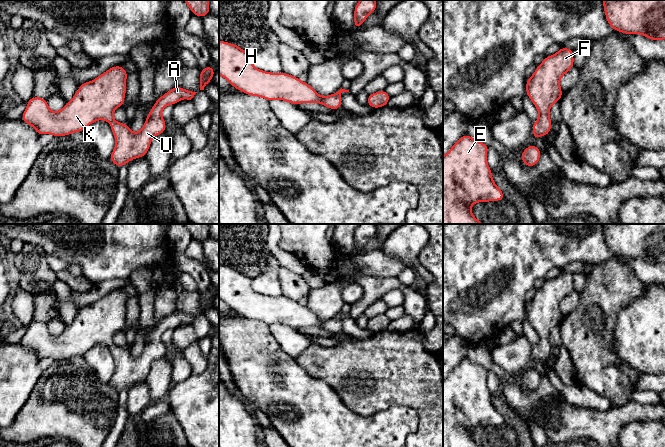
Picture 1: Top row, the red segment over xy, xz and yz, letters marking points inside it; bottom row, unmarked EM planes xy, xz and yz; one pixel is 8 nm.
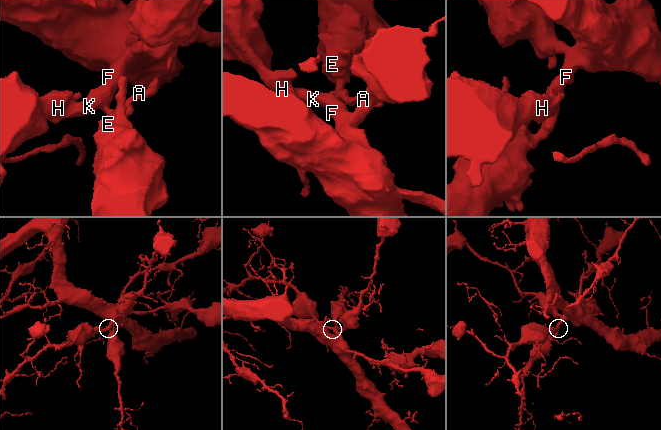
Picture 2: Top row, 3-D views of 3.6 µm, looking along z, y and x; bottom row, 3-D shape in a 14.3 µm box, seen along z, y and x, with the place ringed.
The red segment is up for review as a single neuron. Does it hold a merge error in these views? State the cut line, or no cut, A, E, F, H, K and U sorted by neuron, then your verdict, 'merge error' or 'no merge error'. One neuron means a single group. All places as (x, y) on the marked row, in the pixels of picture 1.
cut none; groups A E F H K U; no merge error

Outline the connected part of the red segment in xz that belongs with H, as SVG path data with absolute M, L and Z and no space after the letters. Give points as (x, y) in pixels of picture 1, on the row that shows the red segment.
M219 40L219 75L224 77L234 88L250 96L257 96L268 101L280 99L291 104L317 102L332 110L337 110L342 106L342 92L349 90L340 89L338 92L328 96L320 96L314 88L306 82L302 82L298 77L287 73L270 73L259 70L252 64L253 55L243 51L238 45Z

